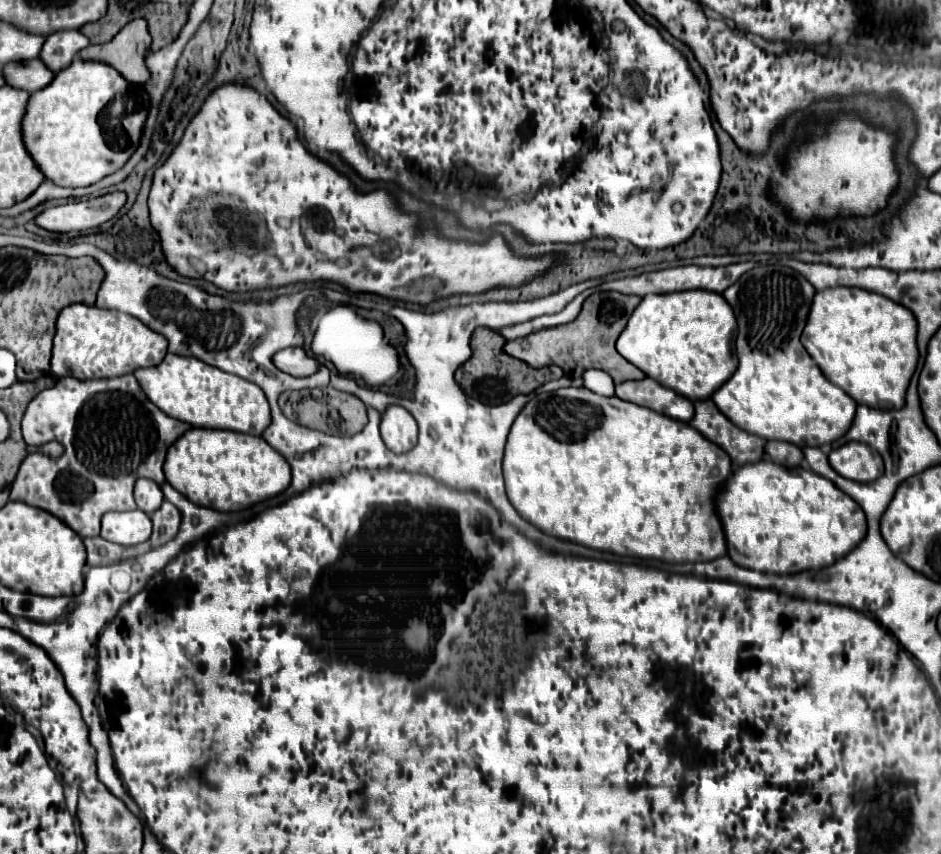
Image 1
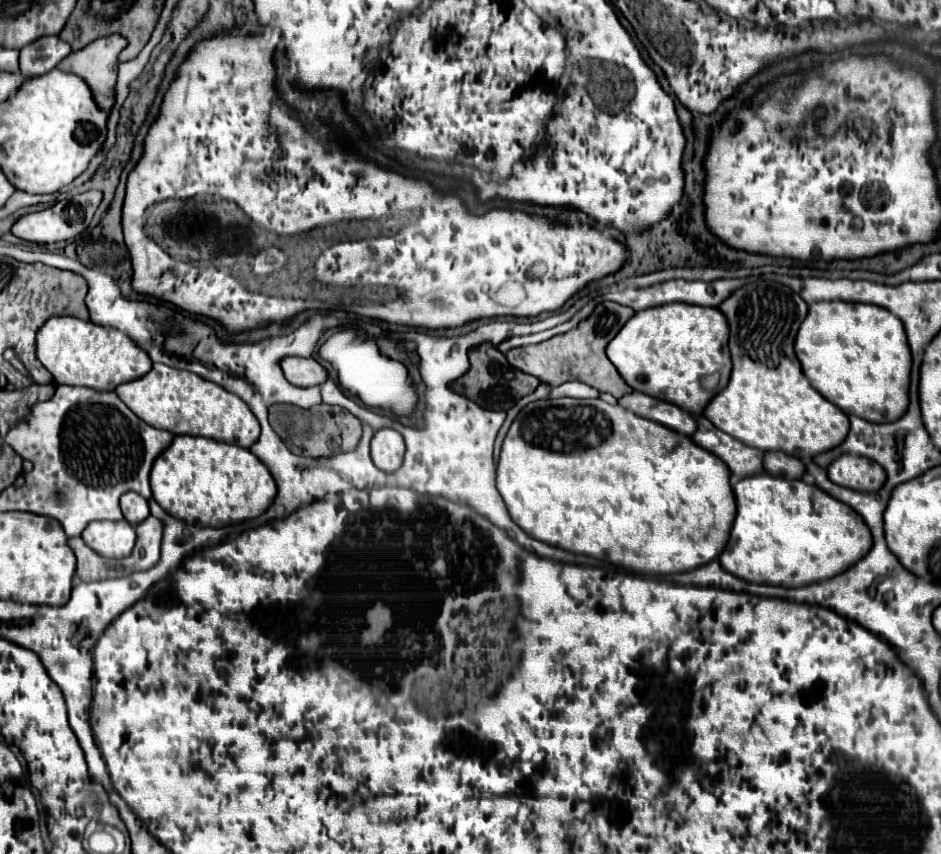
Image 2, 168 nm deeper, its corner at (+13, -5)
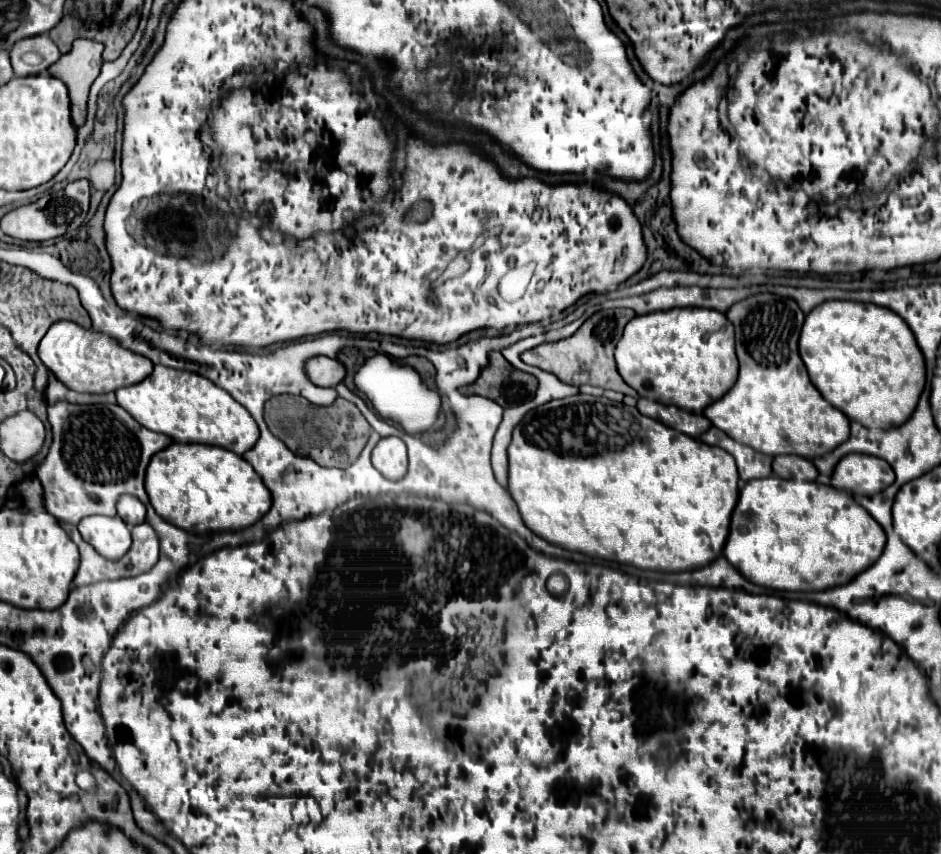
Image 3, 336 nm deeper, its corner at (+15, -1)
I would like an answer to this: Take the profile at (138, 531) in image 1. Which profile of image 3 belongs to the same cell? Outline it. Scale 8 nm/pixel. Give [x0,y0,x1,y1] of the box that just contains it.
[78,517,132,559]

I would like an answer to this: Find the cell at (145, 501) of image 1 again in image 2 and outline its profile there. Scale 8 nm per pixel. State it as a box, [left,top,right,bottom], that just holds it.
[120,491,150,525]

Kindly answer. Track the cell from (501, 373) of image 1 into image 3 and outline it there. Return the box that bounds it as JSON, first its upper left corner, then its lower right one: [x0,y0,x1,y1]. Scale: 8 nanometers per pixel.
[460,351,536,409]

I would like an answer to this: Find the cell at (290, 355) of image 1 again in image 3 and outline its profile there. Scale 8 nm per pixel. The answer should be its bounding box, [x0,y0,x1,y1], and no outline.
[304,357,344,387]

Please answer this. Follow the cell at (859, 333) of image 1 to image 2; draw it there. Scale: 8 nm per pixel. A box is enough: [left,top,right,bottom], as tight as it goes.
[794,301,912,423]

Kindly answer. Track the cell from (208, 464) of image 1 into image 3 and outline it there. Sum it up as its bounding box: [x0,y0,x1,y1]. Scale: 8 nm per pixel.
[146,443,270,533]

